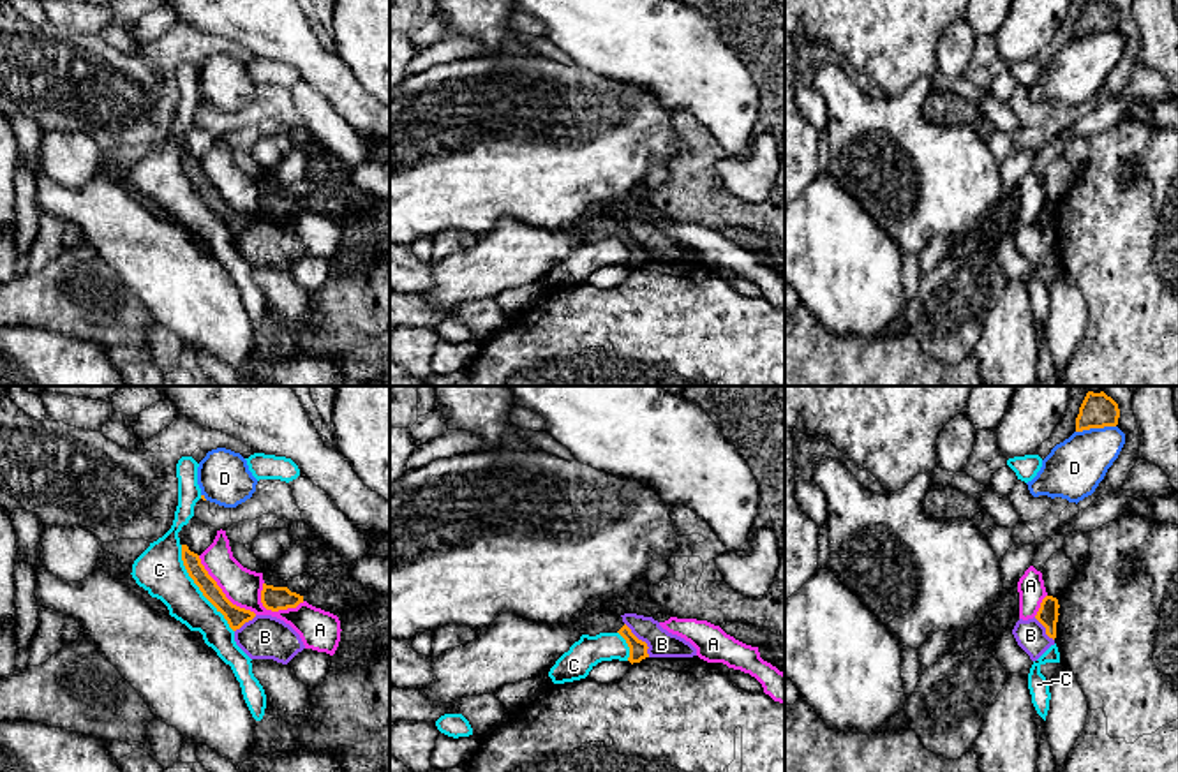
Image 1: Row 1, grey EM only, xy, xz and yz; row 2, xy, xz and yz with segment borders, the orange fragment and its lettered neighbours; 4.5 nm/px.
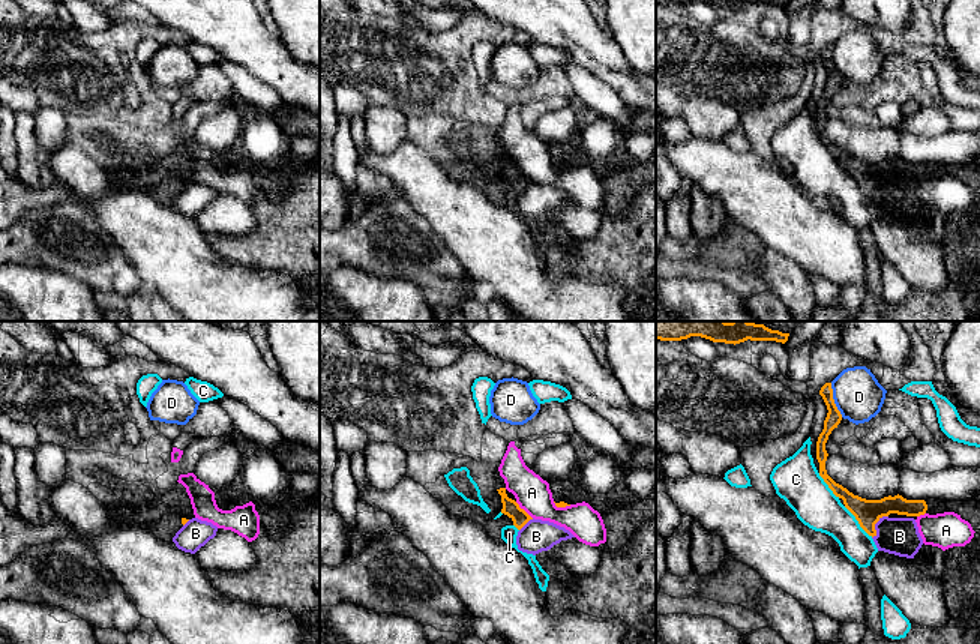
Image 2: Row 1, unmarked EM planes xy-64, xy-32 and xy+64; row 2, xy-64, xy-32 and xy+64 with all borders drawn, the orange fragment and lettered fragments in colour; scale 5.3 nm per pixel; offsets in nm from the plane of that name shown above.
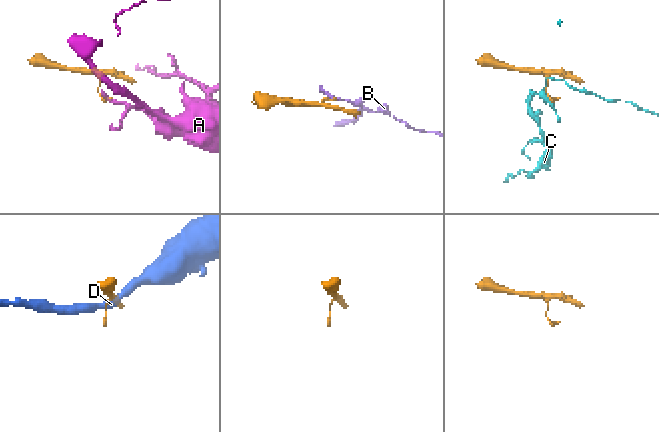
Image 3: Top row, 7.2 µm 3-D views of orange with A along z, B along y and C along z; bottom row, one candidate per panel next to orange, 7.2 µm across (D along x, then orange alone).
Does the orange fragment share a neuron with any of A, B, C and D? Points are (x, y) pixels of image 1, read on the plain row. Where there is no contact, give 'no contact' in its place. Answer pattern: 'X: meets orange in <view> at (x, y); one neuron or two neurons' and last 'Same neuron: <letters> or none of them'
A: meets orange in xy at (221, 196); two neurons
B: meets orange in xz at (641, 245); two neurons
C: meets orange in xy at (200, 194); two neurons
D: meets orange in yz at (1095, 32); two neurons
Same neuron: none of them

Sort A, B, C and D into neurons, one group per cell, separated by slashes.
A / B / C / D

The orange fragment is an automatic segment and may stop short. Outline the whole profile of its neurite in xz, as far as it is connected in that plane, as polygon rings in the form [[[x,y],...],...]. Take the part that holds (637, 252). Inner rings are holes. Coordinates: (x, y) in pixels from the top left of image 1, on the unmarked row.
[[[624,229],[619,236],[617,236],[628,249],[630,252],[630,263],[628,266],[633,268],[640,268],[642,264],[649,263],[647,259],[647,249],[638,245],[631,234]]]

